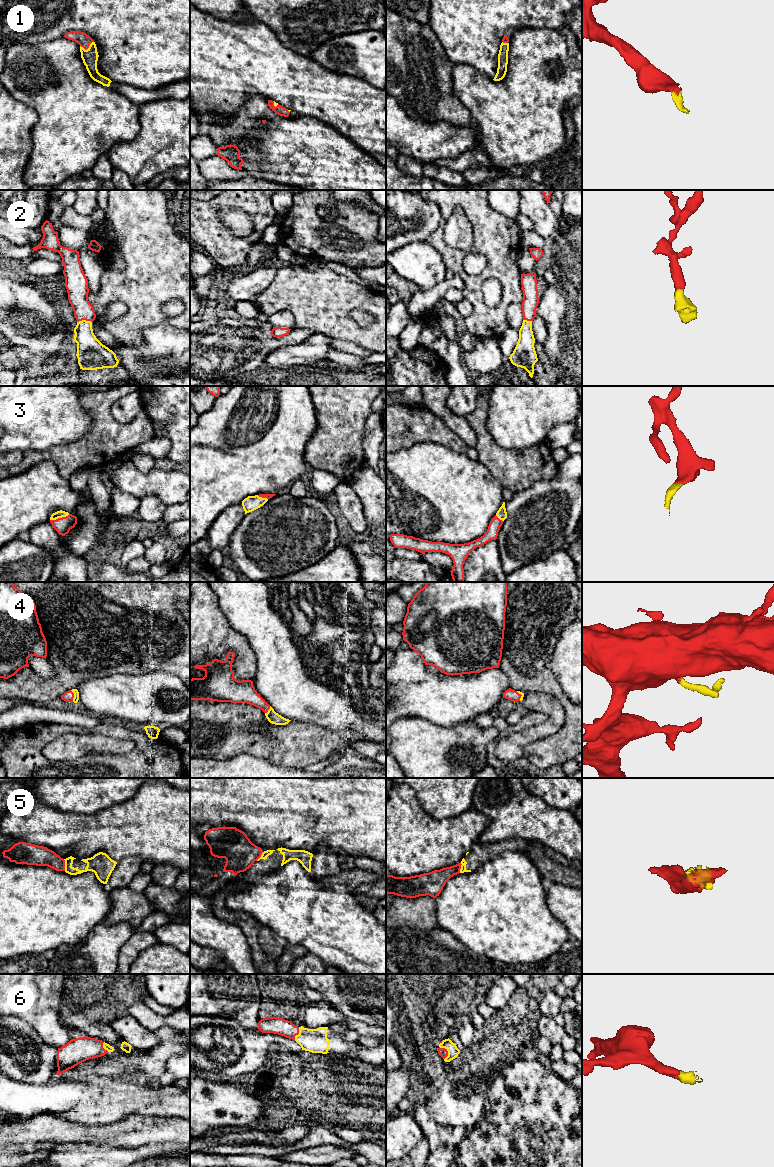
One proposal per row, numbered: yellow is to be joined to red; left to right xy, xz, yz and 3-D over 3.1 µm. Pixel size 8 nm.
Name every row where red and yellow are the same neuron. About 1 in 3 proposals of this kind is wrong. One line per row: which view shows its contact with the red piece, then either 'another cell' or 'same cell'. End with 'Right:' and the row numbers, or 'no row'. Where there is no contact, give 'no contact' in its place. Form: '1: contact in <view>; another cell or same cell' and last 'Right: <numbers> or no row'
1: contact in xy; same cell
2: contact in xy; same cell
3: contact in xy; same cell
4: contact in xy; same cell
5: contact in xy; another cell
6: contact in yz; same cell
Right: 1, 2, 3, 4, 6

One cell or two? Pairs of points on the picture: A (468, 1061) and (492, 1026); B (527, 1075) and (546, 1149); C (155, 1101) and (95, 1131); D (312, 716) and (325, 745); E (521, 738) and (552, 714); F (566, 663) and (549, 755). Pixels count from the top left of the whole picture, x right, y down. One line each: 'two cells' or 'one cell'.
A: one cell
B: one cell
C: two cells
D: two cells
E: one cell
F: two cells

